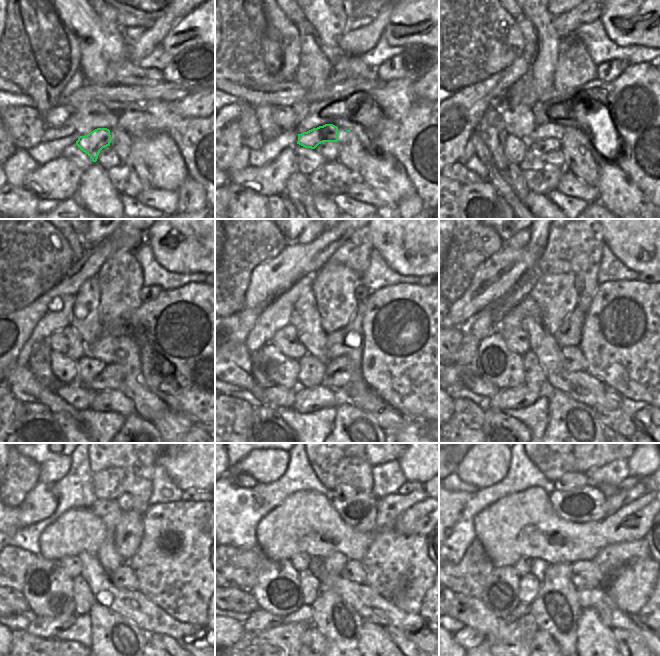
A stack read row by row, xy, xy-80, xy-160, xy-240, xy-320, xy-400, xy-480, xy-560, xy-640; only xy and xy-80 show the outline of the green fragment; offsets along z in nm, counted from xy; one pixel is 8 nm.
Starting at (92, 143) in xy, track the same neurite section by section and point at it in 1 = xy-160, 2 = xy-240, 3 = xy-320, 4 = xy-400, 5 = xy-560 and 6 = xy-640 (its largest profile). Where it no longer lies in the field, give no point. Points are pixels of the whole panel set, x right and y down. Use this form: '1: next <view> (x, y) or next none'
1: next xy-160 (550, 130)
2: next xy-240 (110, 349)
3: next xy-320 (344, 342)
4: next xy-400 (570, 332)
5: next xy-560 (359, 512)
6: next xy-640 (586, 504)

